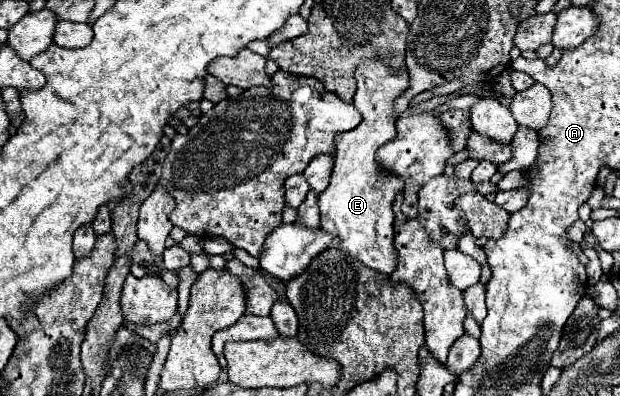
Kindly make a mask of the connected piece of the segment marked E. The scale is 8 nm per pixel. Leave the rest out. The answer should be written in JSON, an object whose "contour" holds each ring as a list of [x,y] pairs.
{"contour":[[[368,60],[360,64],[354,74],[358,82],[354,106],[362,112],[362,122],[354,130],[338,134],[332,178],[328,188],[318,196],[322,216],[320,228],[340,238],[340,248],[344,252],[358,258],[368,268],[390,276],[396,266],[392,202],[404,184],[400,176],[386,172],[376,162],[376,150],[396,136],[396,120],[392,118],[394,100],[410,86],[410,78],[406,68],[394,70],[384,60]]]}

